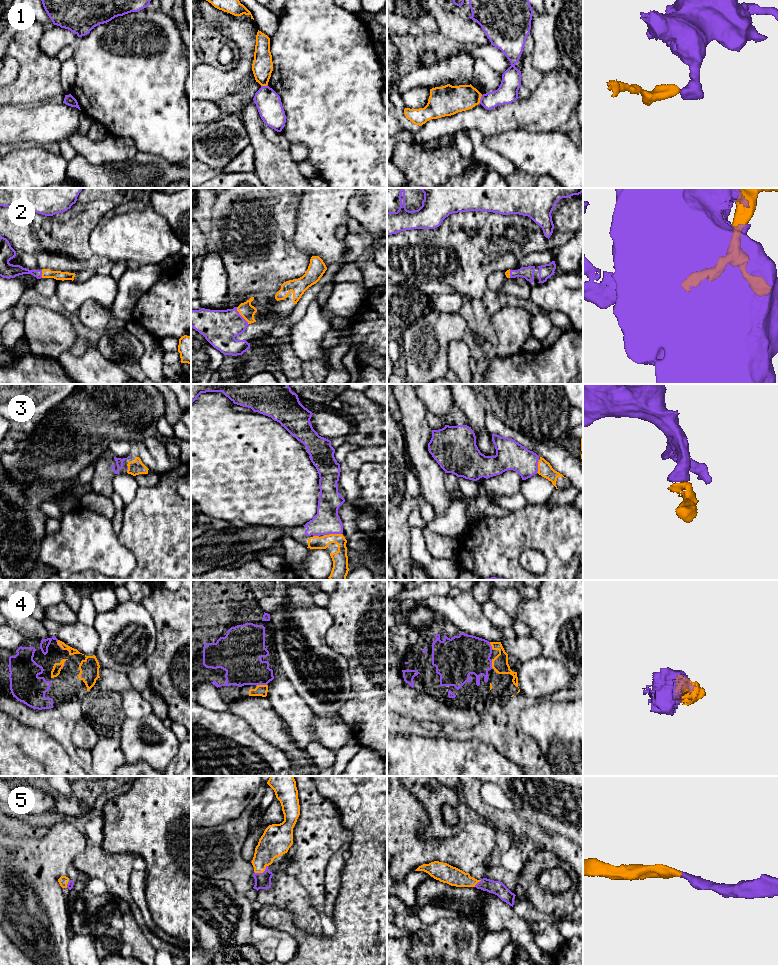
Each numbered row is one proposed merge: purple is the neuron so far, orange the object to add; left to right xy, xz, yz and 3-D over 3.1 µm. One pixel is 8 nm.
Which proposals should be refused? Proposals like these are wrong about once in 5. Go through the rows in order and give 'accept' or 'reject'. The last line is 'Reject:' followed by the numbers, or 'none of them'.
1: reject
2: accept
3: accept
4: accept
5: accept
Reject: 1

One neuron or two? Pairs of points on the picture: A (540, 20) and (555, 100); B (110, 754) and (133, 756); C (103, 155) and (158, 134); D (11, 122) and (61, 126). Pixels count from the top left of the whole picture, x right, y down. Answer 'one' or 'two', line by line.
A: two
B: two
C: two
D: one

